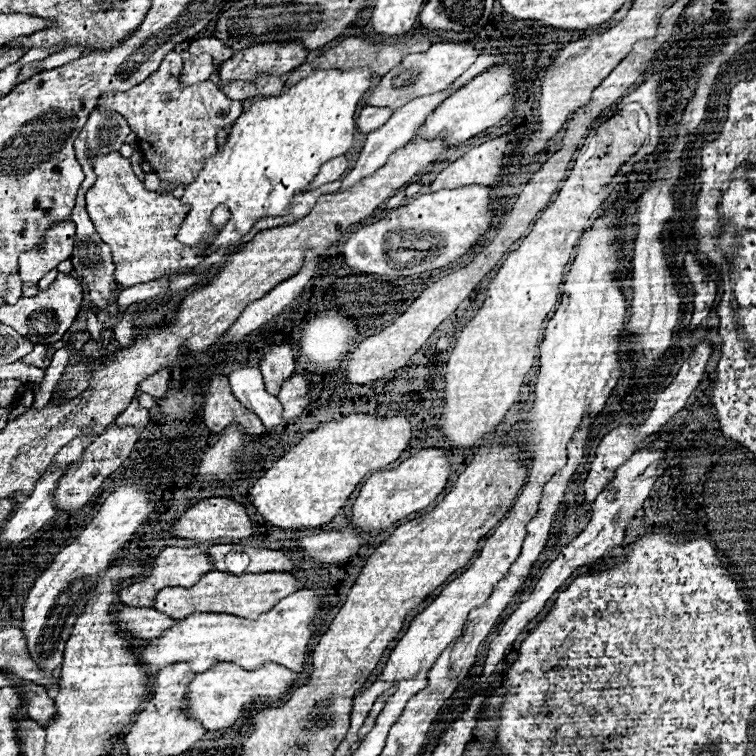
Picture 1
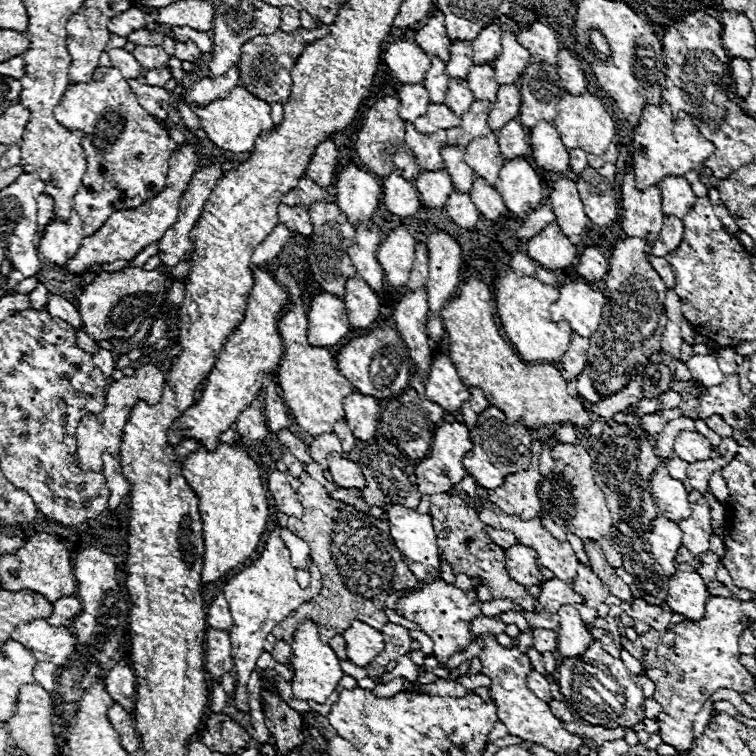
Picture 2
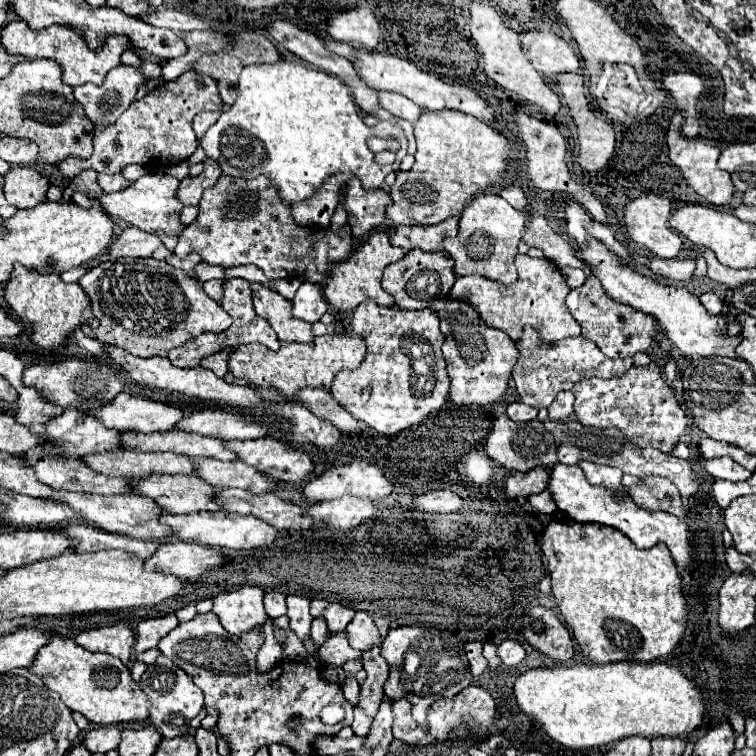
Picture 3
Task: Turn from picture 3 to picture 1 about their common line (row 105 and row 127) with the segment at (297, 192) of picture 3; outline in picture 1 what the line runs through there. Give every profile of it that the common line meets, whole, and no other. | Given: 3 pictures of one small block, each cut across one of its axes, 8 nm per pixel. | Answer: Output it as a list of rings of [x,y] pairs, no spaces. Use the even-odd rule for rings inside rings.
[[[318,70],[308,78],[294,84],[286,94],[266,96],[256,100],[242,116],[232,124],[232,130],[226,136],[226,144],[210,160],[206,160],[204,170],[194,182],[186,186],[182,196],[184,204],[190,204],[190,212],[178,228],[178,240],[186,246],[206,244],[206,252],[218,252],[220,248],[238,246],[242,236],[252,230],[252,226],[268,216],[286,216],[292,208],[292,198],[308,188],[308,184],[320,172],[320,166],[340,154],[346,154],[354,140],[354,114],[360,98],[366,90],[372,88],[372,76],[368,70]],[[220,204],[226,204],[230,210],[230,220],[224,228],[216,228],[210,222],[212,210]]]

